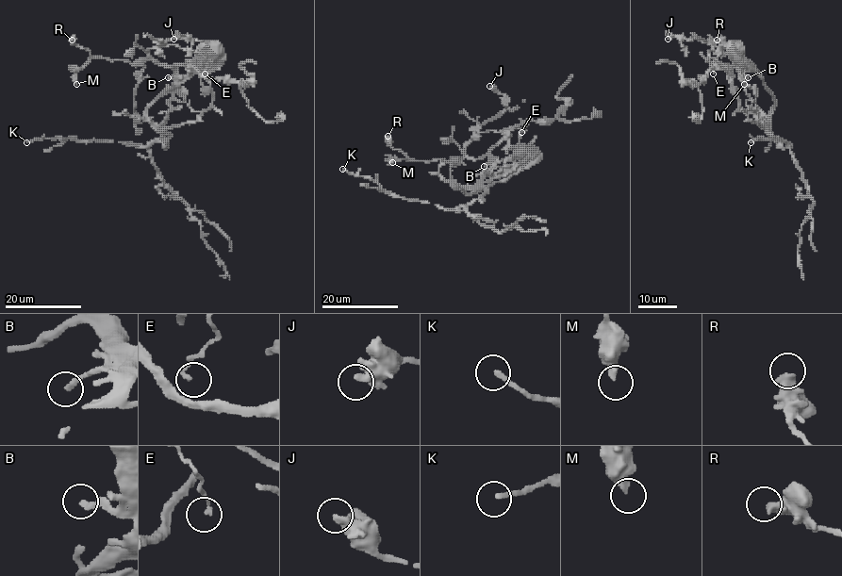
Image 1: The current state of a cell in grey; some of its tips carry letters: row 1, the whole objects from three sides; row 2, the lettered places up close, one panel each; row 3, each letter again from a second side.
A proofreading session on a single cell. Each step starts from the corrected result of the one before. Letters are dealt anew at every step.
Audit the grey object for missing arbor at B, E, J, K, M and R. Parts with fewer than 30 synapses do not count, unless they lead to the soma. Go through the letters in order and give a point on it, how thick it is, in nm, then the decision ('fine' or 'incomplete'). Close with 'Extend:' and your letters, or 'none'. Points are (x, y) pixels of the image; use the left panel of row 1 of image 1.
B: (168, 77) | 240 nm | fine
E: (205, 74) | 150 nm | fine
J: (173, 39) | 440 nm | fine
K: (26, 142) | 190 nm | fine
M: (76, 84) | 360 nm | fine
R: (72, 40) | 500 nm | fine
Extend: none

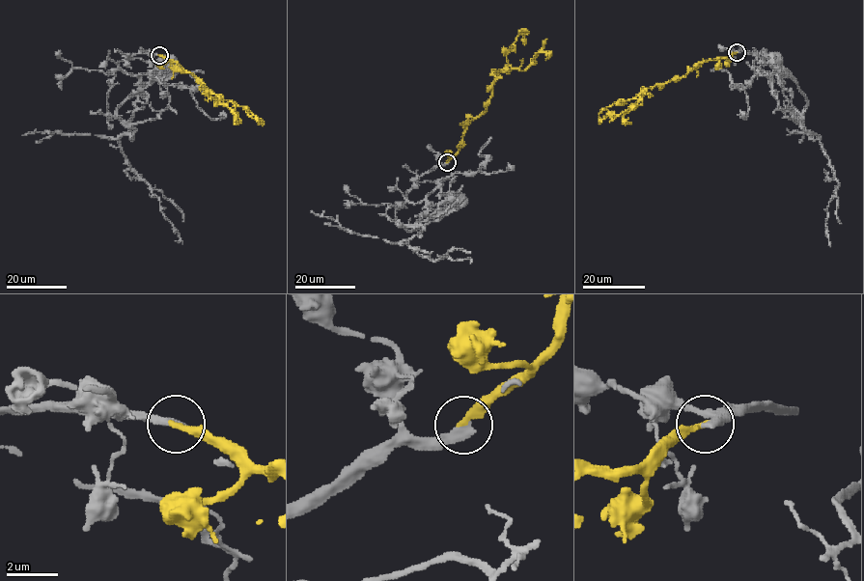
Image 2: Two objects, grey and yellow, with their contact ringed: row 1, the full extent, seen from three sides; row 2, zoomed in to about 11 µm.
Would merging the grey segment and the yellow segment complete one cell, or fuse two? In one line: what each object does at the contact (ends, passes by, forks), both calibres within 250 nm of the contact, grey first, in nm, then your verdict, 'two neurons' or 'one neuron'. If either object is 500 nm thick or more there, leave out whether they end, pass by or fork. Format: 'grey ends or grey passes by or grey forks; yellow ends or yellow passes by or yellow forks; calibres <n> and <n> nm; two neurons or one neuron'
grey ends; yellow ends; calibres 380 and 280 nm; one neuron

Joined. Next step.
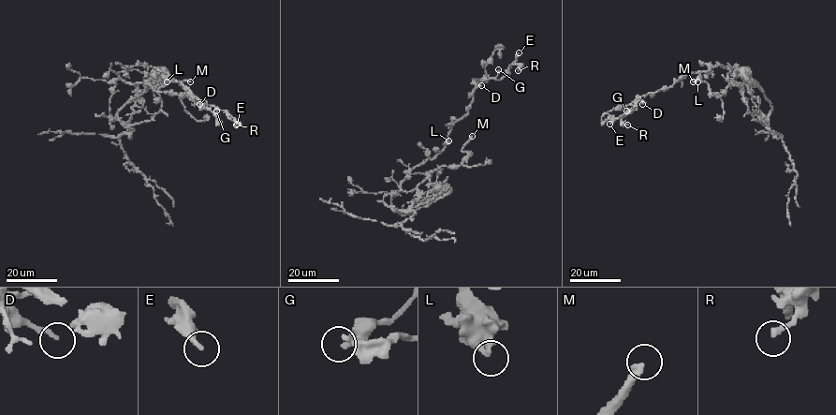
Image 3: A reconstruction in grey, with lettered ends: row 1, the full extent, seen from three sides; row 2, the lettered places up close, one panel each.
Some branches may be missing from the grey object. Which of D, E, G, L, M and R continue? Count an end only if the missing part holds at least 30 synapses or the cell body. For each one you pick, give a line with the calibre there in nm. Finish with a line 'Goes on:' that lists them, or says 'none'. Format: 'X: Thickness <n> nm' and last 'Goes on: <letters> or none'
M: Thickness 360 nm
Goes on: M

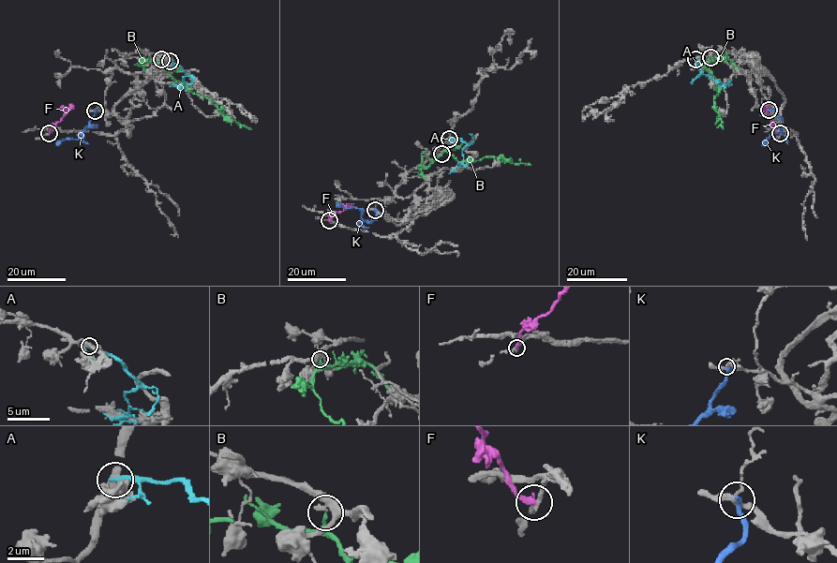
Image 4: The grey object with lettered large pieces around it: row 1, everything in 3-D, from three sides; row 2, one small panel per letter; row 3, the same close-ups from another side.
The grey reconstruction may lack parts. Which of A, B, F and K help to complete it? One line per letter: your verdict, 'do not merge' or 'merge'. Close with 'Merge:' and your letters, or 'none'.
A: do not merge
B: do not merge
F: do not merge
K: do not merge
Merge: none

